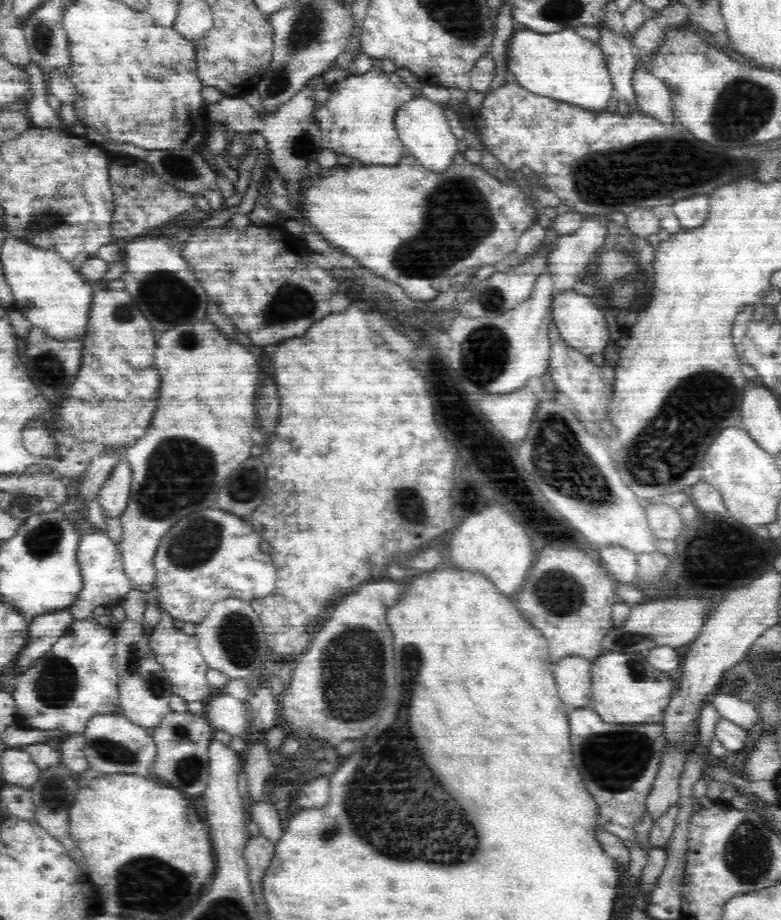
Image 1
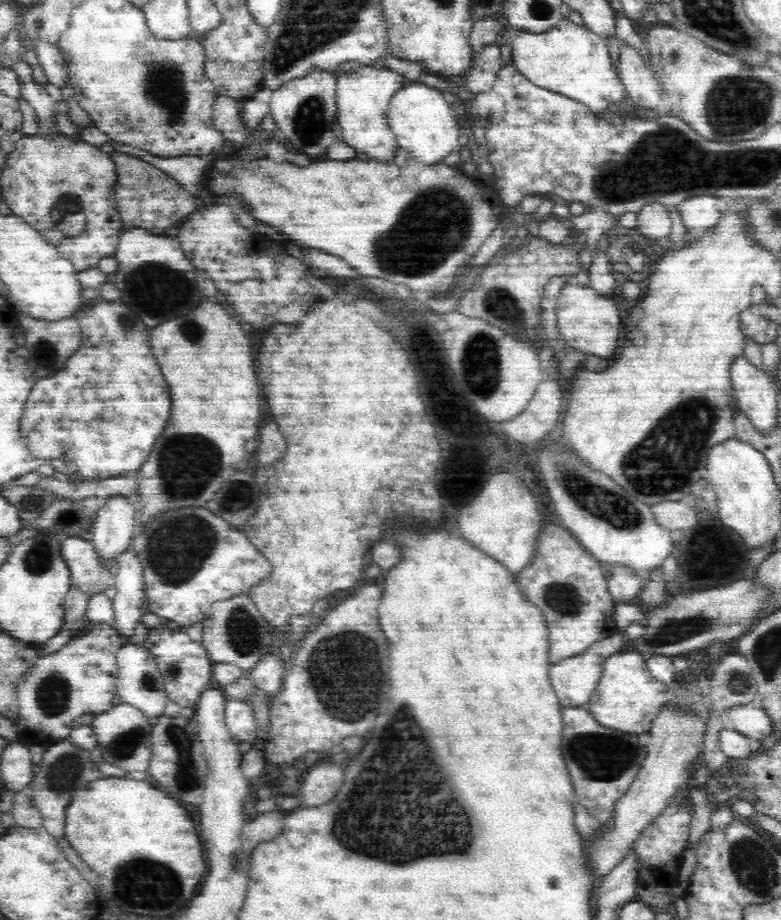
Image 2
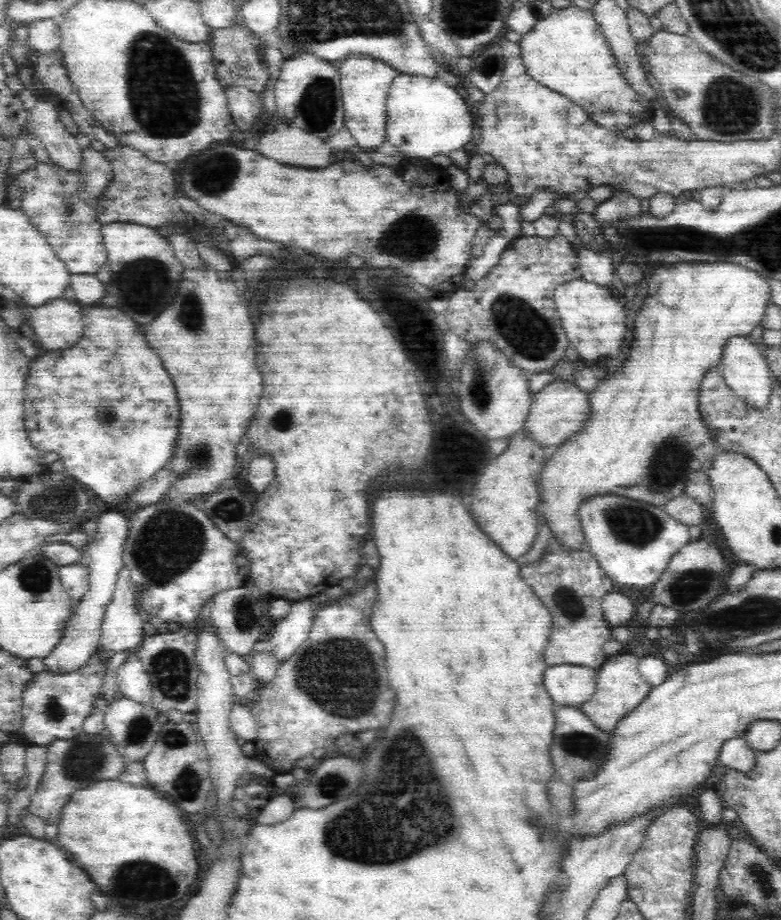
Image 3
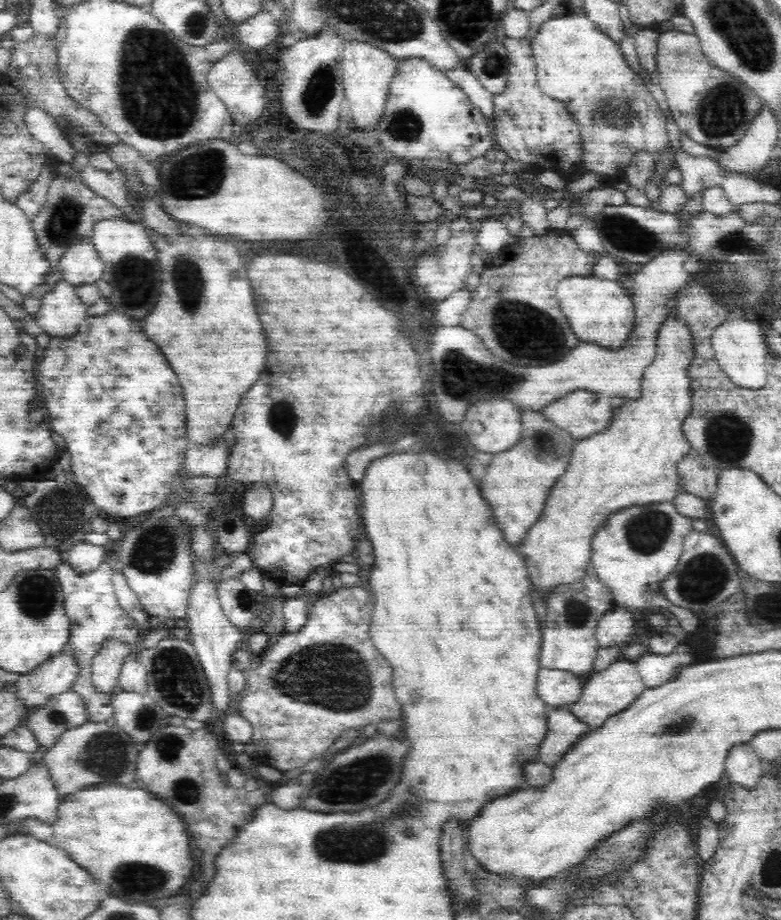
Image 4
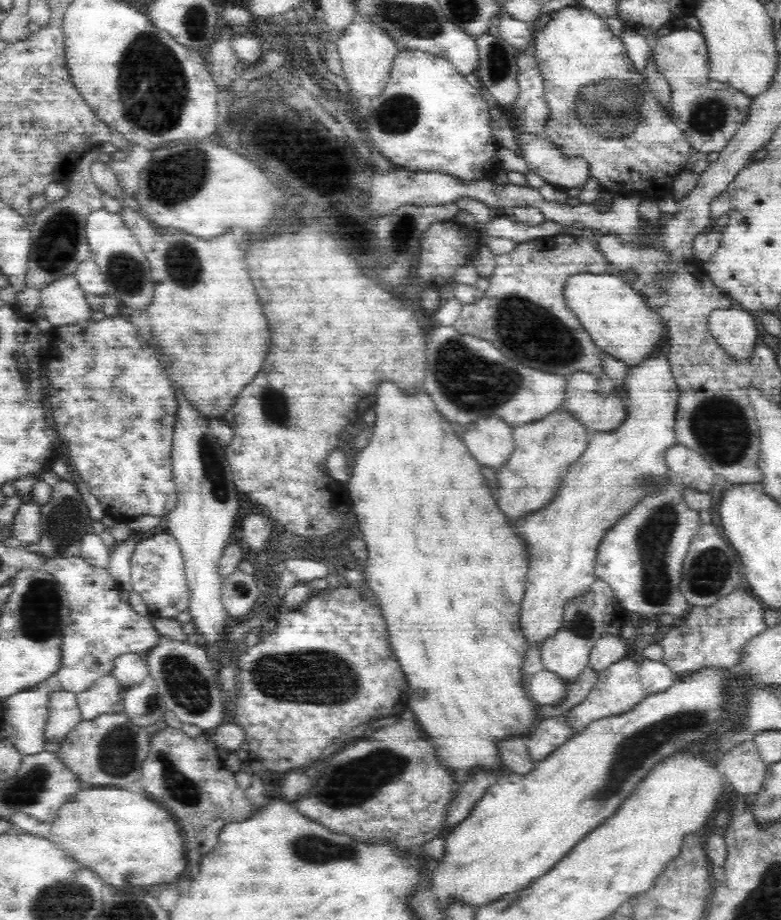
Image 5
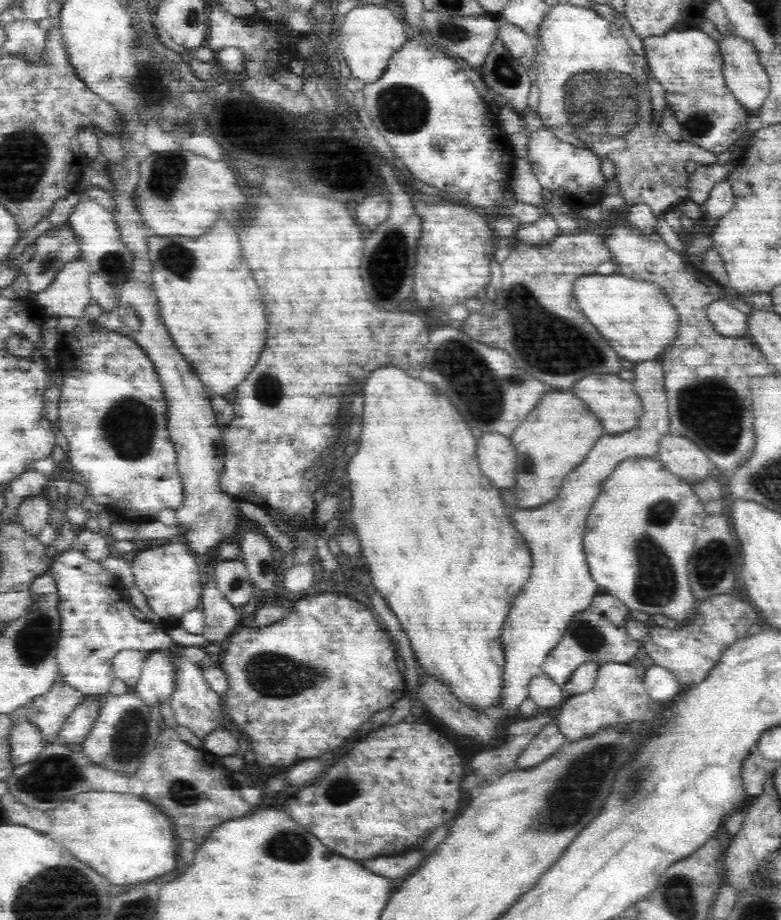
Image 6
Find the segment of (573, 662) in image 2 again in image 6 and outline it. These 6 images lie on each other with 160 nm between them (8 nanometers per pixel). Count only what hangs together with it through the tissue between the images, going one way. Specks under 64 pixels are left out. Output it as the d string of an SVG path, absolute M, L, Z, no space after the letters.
M543 672L530 681L527 697L536 704L538 713L547 715L557 712L566 699L560 685L550 680Z

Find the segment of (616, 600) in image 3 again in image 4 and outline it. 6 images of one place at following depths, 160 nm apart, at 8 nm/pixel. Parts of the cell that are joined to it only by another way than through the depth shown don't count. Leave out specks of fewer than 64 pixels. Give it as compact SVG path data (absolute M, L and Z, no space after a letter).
M616 605L599 620L595 630L596 650L623 648L632 638L633 624L631 611Z

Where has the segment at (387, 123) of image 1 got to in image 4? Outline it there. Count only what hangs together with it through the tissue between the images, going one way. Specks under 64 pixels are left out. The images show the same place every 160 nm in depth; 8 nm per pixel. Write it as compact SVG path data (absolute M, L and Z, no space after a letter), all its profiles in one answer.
M346 39L343 44L339 68L342 70L345 102L349 107L349 114L353 118L354 125L368 130L376 124L380 116L398 58L384 47L376 46L374 42L364 41L364 39Z

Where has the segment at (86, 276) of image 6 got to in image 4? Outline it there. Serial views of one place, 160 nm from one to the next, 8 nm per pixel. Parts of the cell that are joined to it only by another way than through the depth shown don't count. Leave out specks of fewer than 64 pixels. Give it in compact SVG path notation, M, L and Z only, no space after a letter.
M64 278L55 282L40 302L42 305L33 316L44 332L51 336L74 334L88 316L88 306L78 295L78 286Z

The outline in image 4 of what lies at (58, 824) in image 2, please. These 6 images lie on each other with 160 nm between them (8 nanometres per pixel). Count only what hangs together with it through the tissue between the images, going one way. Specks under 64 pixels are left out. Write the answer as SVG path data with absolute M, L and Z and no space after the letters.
M114 720L106 722L82 722L66 730L55 746L45 750L44 762L48 763L56 786L62 795L84 790L92 784L128 784L137 775L137 758L139 757L136 742L132 735L123 730Z

